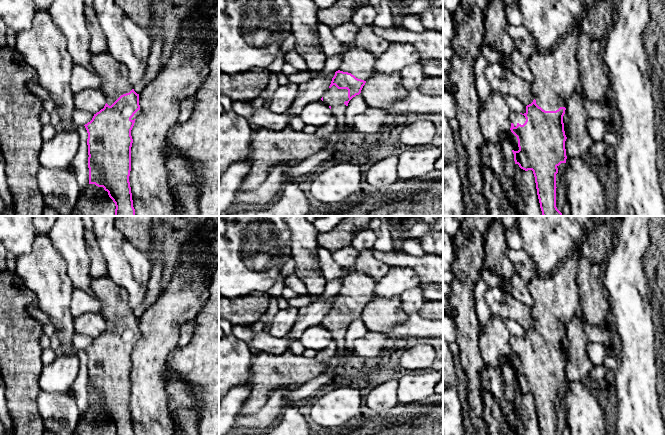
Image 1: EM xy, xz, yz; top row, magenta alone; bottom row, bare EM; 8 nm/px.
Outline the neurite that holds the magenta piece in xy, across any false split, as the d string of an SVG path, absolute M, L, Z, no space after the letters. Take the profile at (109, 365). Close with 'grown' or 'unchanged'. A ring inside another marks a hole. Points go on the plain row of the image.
M108 276L91 281L93 294L101 301L100 314L107 327L85 348L88 357L89 408L103 411L115 427L115 435L135 435L129 406L131 395L131 354L140 339L139 318L129 306L127 291Z; grown

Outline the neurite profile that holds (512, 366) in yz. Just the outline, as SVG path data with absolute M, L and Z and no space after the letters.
M509 354L507 357L506 365L508 372L514 375L519 374L517 361L511 356L511 354Z

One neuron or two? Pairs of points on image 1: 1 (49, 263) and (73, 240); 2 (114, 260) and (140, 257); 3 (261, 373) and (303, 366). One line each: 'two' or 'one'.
1: two
2: two
3: one

